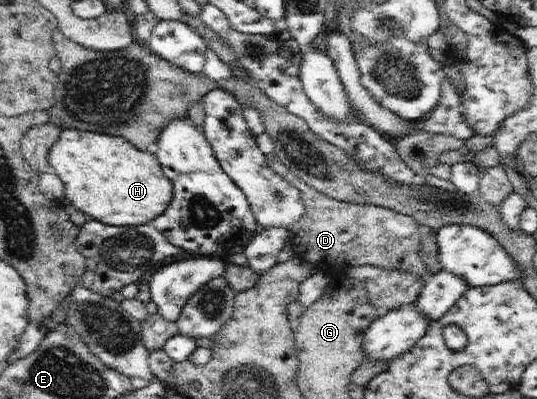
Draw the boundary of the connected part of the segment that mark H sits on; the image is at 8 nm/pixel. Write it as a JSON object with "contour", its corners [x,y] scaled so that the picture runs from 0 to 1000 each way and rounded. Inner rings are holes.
{"contour":[[[117,326],[114,356],[106,351],[91,381],[91,406],[102,421],[106,441],[121,461],[121,491],[136,506],[140,521],[188,551],[205,566],[259,566],[281,561],[285,541],[304,536],[322,499],[324,466],[318,451],[300,431],[292,396],[277,381],[255,376],[248,361],[222,341],[196,341],[181,331],[147,331]]]}

